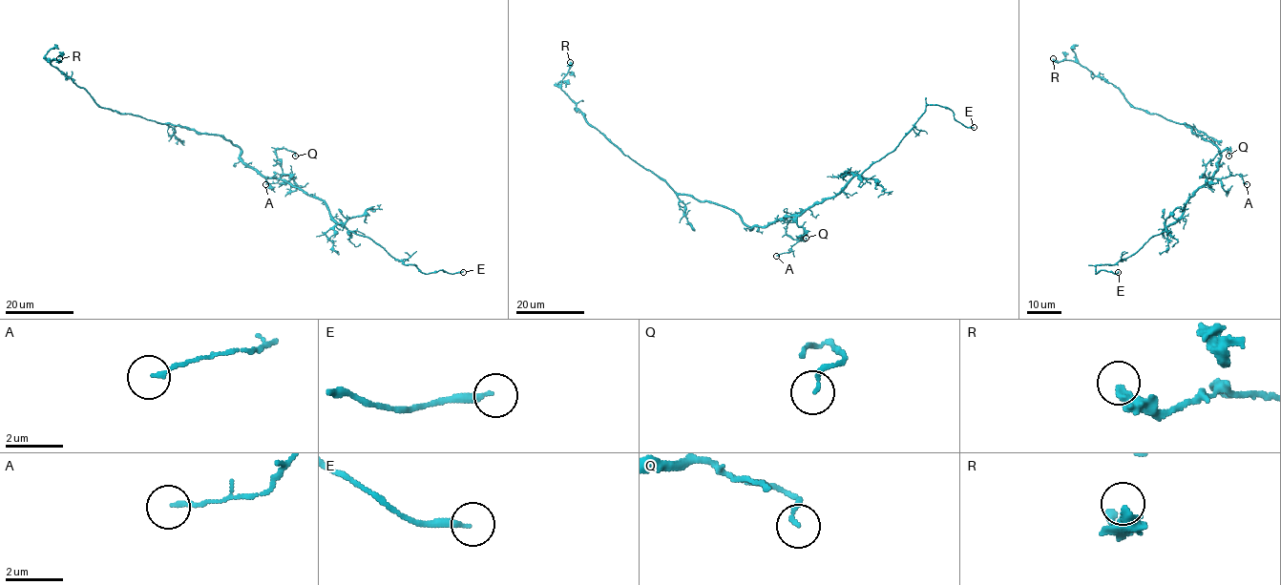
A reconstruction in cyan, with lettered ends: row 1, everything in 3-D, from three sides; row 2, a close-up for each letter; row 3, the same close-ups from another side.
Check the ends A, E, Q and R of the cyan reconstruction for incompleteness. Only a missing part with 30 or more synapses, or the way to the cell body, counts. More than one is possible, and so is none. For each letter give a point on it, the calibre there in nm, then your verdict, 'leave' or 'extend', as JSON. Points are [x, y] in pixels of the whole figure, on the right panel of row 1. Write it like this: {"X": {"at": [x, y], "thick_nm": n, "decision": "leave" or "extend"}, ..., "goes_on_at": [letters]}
{"A": {"at": [1247, 184], "thick_nm": 130, "decision": "leave"}, "E": {"at": [1118, 272], "thick_nm": 220, "decision": "extend"}, "Q": {"at": [1228, 156], "thick_nm": 150, "decision": "leave"}, "R": {"at": [1053, 58], "thick_nm": 360, "decision": "leave"}, "goes_on_at": ["E"]}

